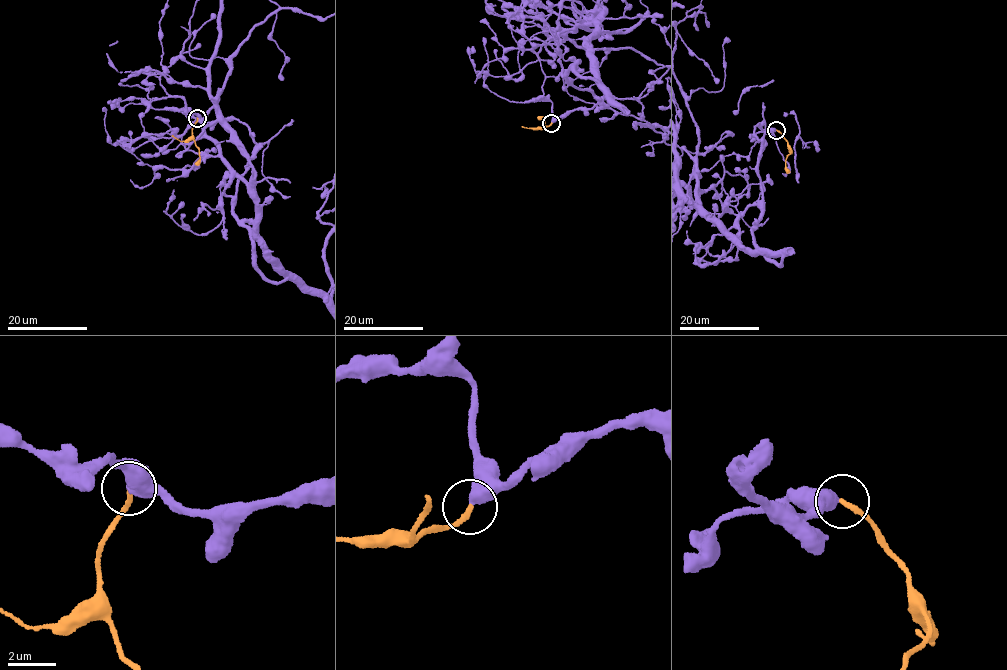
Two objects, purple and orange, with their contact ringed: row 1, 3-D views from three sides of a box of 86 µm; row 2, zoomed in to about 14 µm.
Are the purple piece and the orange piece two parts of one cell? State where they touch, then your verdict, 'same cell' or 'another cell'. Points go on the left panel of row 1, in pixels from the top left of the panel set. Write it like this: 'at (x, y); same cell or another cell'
at (197, 118); same cell

